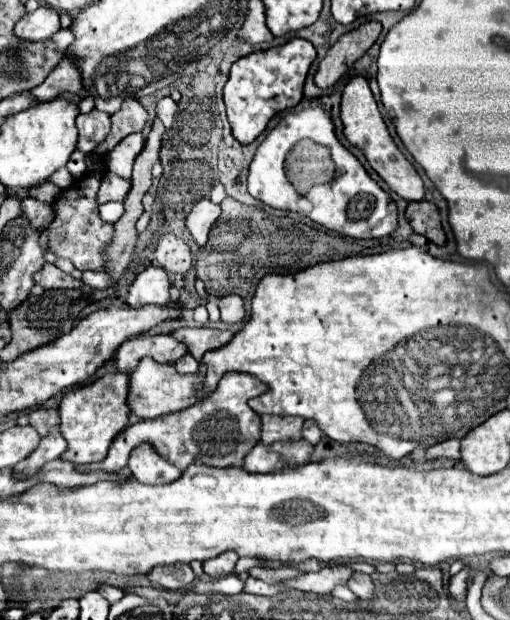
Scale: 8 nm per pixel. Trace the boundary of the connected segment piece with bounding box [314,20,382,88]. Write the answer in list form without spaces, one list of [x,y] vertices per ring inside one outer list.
[[[364,22],[352,32],[342,34],[336,44],[328,50],[328,54],[322,58],[318,72],[314,74],[314,82],[318,88],[330,88],[334,86],[350,68],[352,64],[362,58],[362,54],[376,42],[376,38],[382,32],[380,22]]]

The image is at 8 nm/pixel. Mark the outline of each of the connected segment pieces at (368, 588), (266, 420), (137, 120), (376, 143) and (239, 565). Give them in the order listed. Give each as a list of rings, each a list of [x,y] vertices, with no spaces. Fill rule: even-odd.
[[[354,572],[348,580],[348,588],[360,598],[360,600],[370,600],[374,598],[374,582],[368,574],[362,572]]]
[[[262,416],[262,444],[272,444],[280,440],[296,440],[302,438],[302,424],[304,418],[300,416]]]
[[[134,98],[124,100],[124,106],[111,116],[112,127],[110,134],[94,150],[94,154],[104,158],[122,138],[126,138],[132,132],[140,132],[146,126],[146,120],[148,120],[148,112],[144,110],[144,106],[138,100],[134,100]]]
[[[354,76],[342,94],[342,104],[340,104],[340,116],[344,122],[344,136],[348,138],[350,144],[360,148],[368,160],[368,164],[376,170],[376,174],[388,184],[392,192],[396,192],[400,198],[412,202],[412,200],[422,200],[424,198],[424,182],[414,170],[414,166],[406,160],[406,156],[400,152],[400,148],[394,144],[392,136],[386,130],[386,124],[380,116],[378,104],[374,100],[374,94],[368,86],[368,80],[364,76]]]
[[[242,557],[242,558],[239,558],[238,562],[236,563],[235,572],[237,574],[240,574],[240,573],[250,570],[254,567],[268,568],[268,566],[266,566],[266,564],[264,564],[264,562],[262,562],[262,560],[260,560],[260,559]]]

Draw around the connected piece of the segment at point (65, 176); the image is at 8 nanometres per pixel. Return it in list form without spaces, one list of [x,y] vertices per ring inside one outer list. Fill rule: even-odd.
[[[60,168],[60,170],[56,170],[48,180],[50,180],[54,186],[65,190],[69,187],[69,172],[66,168]]]

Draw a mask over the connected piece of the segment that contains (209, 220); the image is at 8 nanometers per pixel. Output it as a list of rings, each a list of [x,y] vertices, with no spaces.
[[[208,198],[198,200],[192,208],[192,212],[186,216],[186,228],[190,230],[192,238],[196,240],[196,244],[200,248],[204,248],[204,244],[208,240],[208,230],[216,222],[218,216],[220,216],[220,206],[210,202]]]

